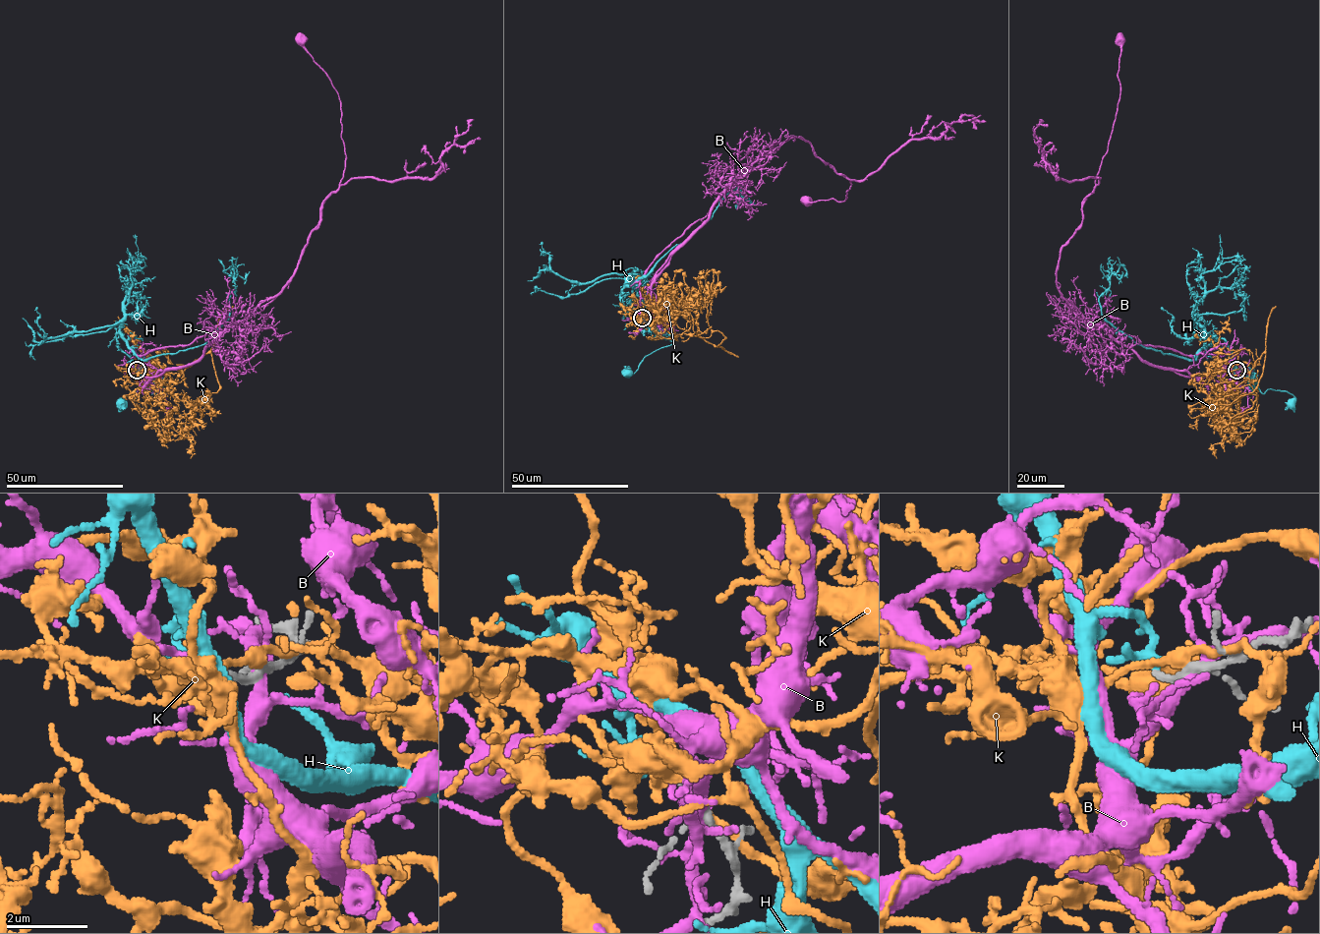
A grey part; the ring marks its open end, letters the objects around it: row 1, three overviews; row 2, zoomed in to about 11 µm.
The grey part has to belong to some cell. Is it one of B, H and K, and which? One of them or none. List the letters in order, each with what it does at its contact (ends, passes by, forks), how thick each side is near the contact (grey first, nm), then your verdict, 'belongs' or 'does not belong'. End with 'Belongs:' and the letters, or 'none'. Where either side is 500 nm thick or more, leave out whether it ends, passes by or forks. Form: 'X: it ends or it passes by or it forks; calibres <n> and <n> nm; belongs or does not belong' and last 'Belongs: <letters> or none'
B: it forks; calibres 170 and 240 nm; does not belong
H: it ends; calibres 190 and 130 nm; does not belong
K: it forks; calibres 170 and 180 nm; does not belong
Belongs: none

